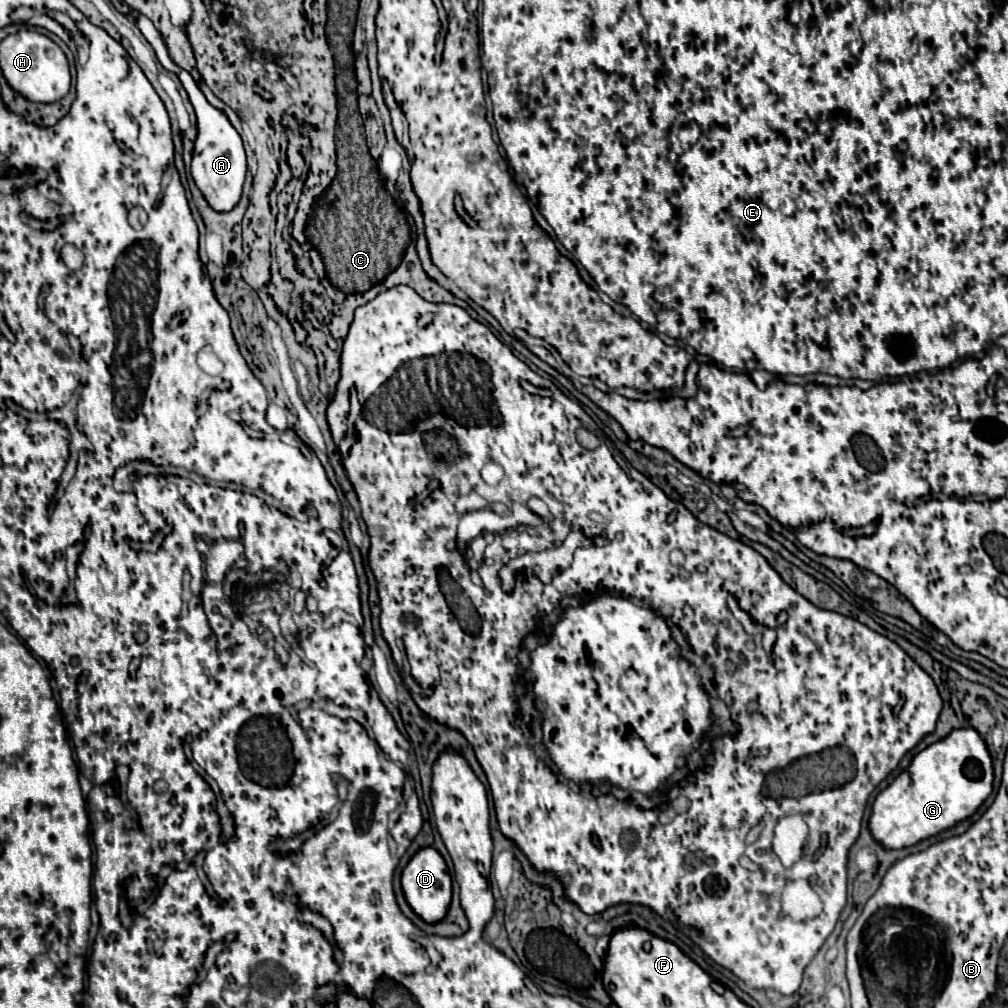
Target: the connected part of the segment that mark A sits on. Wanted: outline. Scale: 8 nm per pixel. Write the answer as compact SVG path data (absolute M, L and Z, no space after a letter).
M136 15L136 25L142 35L146 37L146 41L152 45L152 49L156 51L156 57L162 63L162 67L166 71L172 71L178 75L178 79L182 81L182 85L190 97L190 103L194 105L194 111L198 117L198 137L196 137L196 147L194 147L194 157L192 157L192 177L196 181L196 187L202 191L204 199L208 201L208 205L214 211L222 211L222 213L232 211L242 197L242 185L244 185L244 177L246 177L246 153L244 153L242 139L240 139L238 131L230 125L228 117L222 111L218 111L216 107L212 107L206 101L206 97L202 95L200 87L192 79L192 75L186 73L184 69L180 69L170 59L166 43L164 43L162 35L158 33L158 29L154 29L152 21L148 17Z

